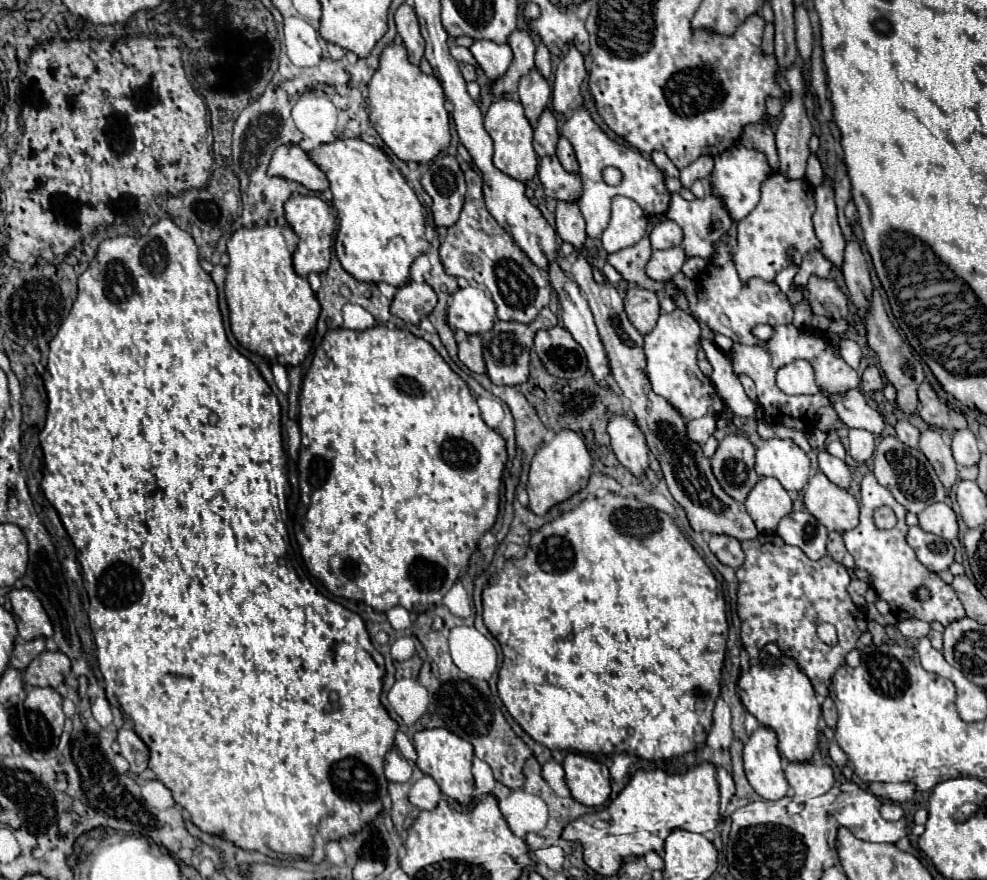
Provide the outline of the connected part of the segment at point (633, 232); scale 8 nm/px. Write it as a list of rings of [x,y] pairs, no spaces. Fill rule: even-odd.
[[[616,196],[612,200],[610,222],[600,238],[604,250],[612,254],[634,246],[646,234],[646,224],[648,216],[632,198]]]

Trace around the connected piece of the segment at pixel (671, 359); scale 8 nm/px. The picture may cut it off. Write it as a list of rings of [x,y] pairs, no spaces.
[[[676,308],[672,314],[662,312],[658,324],[650,334],[644,336],[644,354],[648,358],[646,374],[650,378],[652,390],[666,398],[674,408],[680,410],[684,418],[702,418],[702,416],[718,416],[724,412],[724,402],[712,386],[710,378],[706,378],[696,360],[696,342],[700,338],[700,328],[694,316]]]

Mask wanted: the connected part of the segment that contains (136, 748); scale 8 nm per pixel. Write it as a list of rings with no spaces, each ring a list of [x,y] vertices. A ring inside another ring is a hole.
[[[130,726],[118,730],[118,744],[120,744],[120,754],[130,764],[130,772],[140,774],[148,768],[148,758],[150,758],[148,746],[140,740],[140,736]]]

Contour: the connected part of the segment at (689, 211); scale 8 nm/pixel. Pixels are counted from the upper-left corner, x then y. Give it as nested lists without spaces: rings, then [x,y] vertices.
[[[712,190],[704,198],[696,198],[692,202],[684,200],[680,194],[671,194],[666,216],[670,220],[674,220],[676,224],[680,224],[680,228],[684,230],[686,256],[700,256],[700,258],[710,258],[712,250],[714,250],[712,244],[716,240],[720,240],[730,230],[730,226],[734,224],[732,218],[728,216],[728,210],[724,208],[724,200],[720,200],[720,196],[716,196]]]

